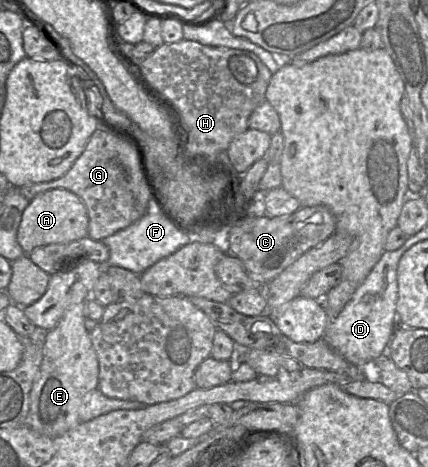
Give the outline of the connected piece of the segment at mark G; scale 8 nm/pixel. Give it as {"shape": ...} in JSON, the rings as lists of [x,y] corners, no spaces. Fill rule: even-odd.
{"shape":[[[98,126],[82,153],[64,175],[51,181],[22,186],[19,192],[27,200],[52,189],[66,189],[74,193],[82,200],[87,211],[87,236],[93,240],[103,240],[128,227],[147,211],[147,208],[142,208],[132,195],[127,176],[117,158],[116,144],[117,138]]]}

